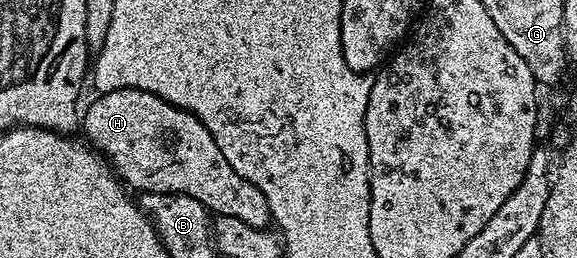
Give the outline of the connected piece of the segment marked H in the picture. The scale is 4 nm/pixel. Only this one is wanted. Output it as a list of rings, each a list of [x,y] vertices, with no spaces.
[[[116,89],[94,98],[89,110],[83,113],[84,140],[109,162],[113,172],[130,190],[191,195],[191,199],[199,199],[199,203],[203,203],[216,216],[243,219],[243,223],[260,229],[270,224],[269,204],[263,191],[243,180],[235,167],[223,159],[223,151],[219,151],[215,139],[211,139],[211,131],[203,127],[195,114],[142,89]]]

